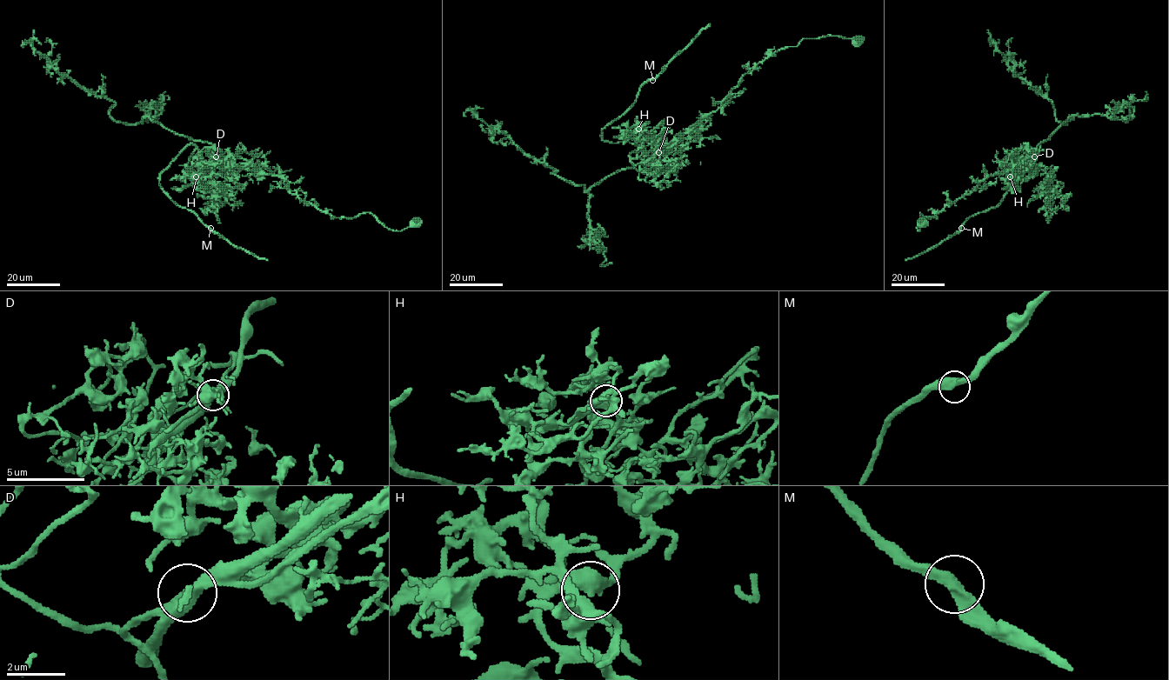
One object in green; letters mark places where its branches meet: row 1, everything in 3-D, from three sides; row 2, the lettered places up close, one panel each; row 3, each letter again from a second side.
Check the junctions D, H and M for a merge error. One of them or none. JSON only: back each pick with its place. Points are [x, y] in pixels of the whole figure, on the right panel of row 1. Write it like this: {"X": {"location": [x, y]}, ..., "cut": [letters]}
{"D": {"location": [1034, 156]}, "cut": ["D"]}

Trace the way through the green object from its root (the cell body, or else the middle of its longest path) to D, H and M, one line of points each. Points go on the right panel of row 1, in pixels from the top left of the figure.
D: (922, 223), (917, 230), (919, 212), (931, 218), (958, 198), (969, 195), (988, 176), (1019, 168), (1034, 156)
H: (922, 223), (989, 176), (1038, 165), (1027, 154), (1010, 176)
M: (922, 223), (917, 230), (919, 212), (931, 218), (1038, 150), (1024, 145), (1023, 171), (1003, 199), (961, 228)

